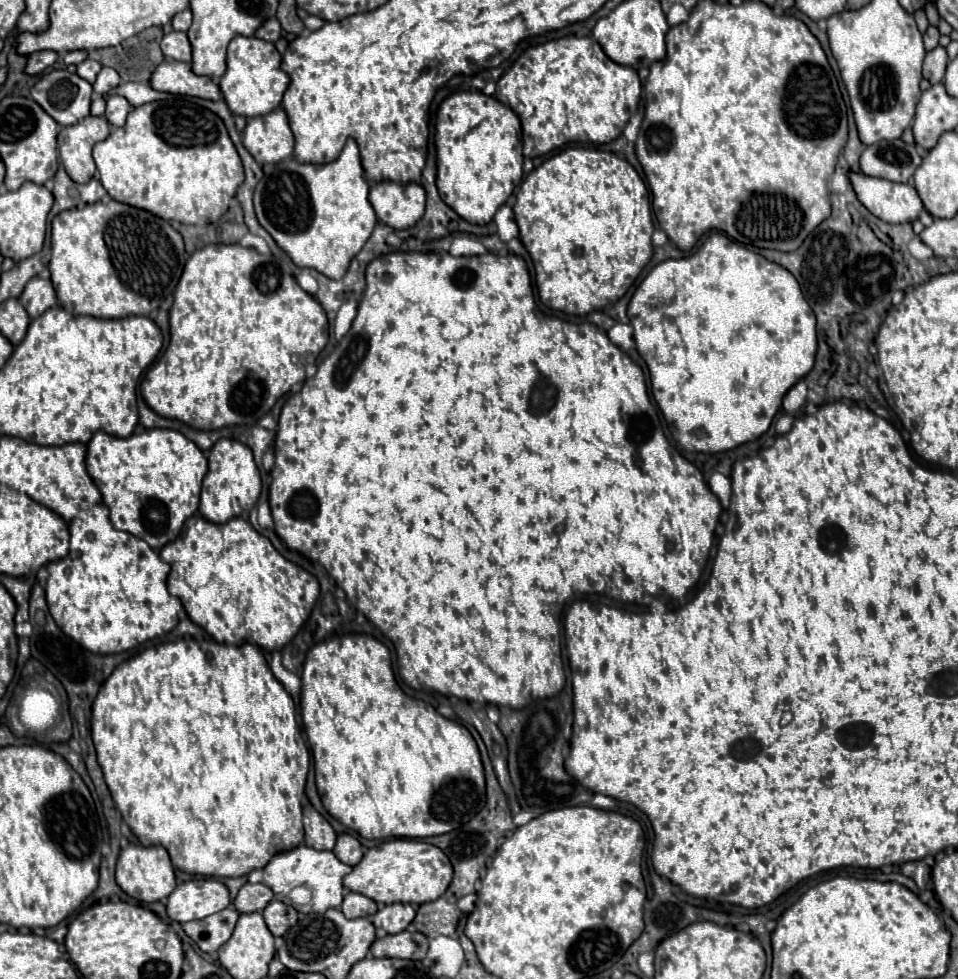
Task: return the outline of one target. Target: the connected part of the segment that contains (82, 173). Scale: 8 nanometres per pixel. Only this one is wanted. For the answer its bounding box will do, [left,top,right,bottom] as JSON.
[58,115,110,183]

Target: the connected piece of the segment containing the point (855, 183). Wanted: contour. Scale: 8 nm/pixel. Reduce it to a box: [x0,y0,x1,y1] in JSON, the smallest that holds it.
[846,169,922,223]

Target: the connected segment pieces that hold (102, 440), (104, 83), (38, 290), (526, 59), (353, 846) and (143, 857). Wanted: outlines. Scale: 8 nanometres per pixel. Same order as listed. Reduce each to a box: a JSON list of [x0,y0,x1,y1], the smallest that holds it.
[[86,429,208,549],[94,67,120,95],[20,277,58,319],[496,37,642,157],[332,833,364,867],[116,845,176,903]]

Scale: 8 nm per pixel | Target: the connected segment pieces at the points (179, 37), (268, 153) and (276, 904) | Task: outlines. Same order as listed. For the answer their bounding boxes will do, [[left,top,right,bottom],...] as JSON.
[[160,31,192,63],[242,107,294,165],[264,901,298,937]]

